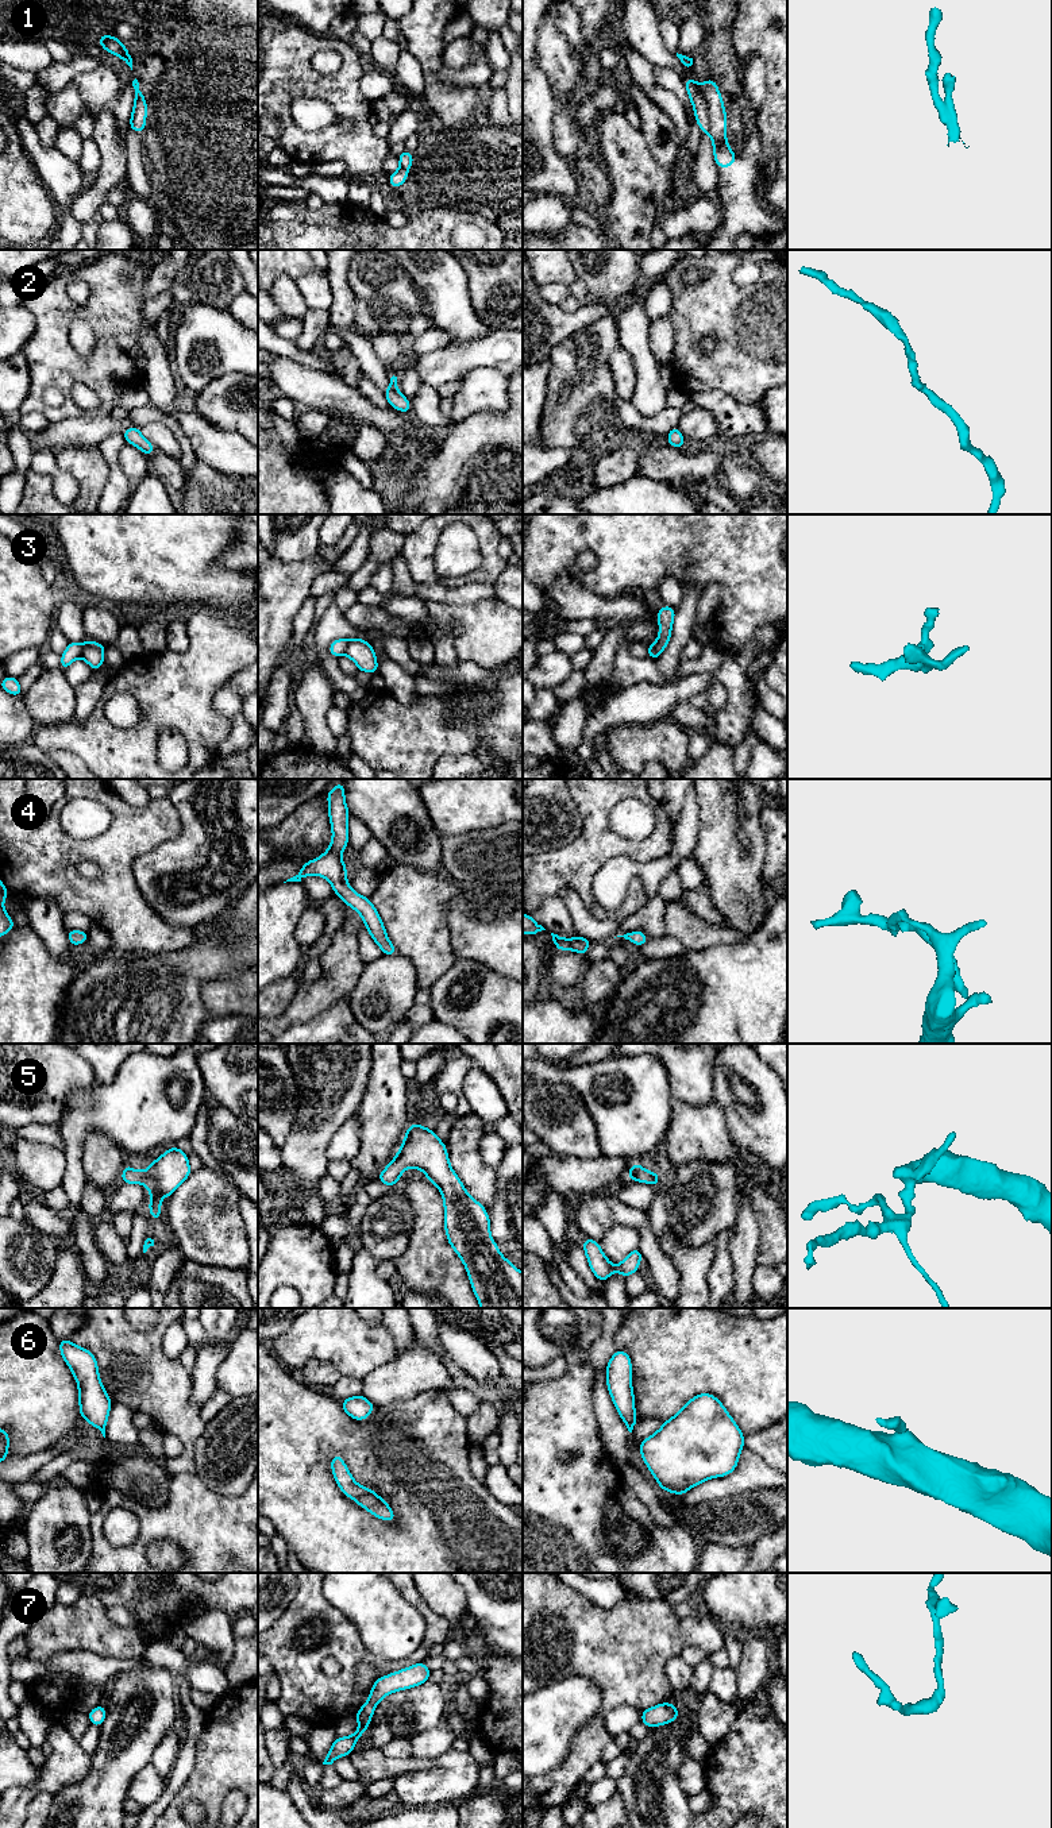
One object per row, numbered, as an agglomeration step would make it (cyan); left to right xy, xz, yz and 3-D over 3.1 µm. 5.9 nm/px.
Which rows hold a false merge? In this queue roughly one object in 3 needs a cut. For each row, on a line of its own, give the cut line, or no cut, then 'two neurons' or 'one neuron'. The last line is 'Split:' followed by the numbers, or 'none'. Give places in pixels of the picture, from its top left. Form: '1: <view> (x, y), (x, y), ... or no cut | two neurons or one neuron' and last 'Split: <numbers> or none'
1: yz (702, 88), (709, 108), (709, 132) | two neurons
2: no cut | one neuron
3: xz (347, 640), (345, 652) | two neurons
4: no cut | one neuron
5: no cut | one neuron
6: no cut | one neuron
7: no cut | one neuron
Split: 1, 3

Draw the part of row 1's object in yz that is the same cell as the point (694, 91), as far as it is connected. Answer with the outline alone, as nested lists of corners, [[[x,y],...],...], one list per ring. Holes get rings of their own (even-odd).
[[[683,78],[683,81],[687,89],[687,96],[694,108],[694,117],[697,120],[697,124],[702,130],[702,132],[709,134],[710,117],[708,101],[704,95],[705,89],[701,86],[700,82],[694,81],[693,78]]]

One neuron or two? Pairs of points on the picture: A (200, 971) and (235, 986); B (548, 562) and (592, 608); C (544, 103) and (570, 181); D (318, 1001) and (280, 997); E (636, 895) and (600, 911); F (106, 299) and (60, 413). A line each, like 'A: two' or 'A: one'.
A: two
B: two
C: one
D: two
E: one
F: one

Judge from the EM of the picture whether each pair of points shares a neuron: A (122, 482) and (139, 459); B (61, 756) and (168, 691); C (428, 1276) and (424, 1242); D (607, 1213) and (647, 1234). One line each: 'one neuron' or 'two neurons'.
A: two neurons
B: two neurons
C: one neuron
D: one neuron

